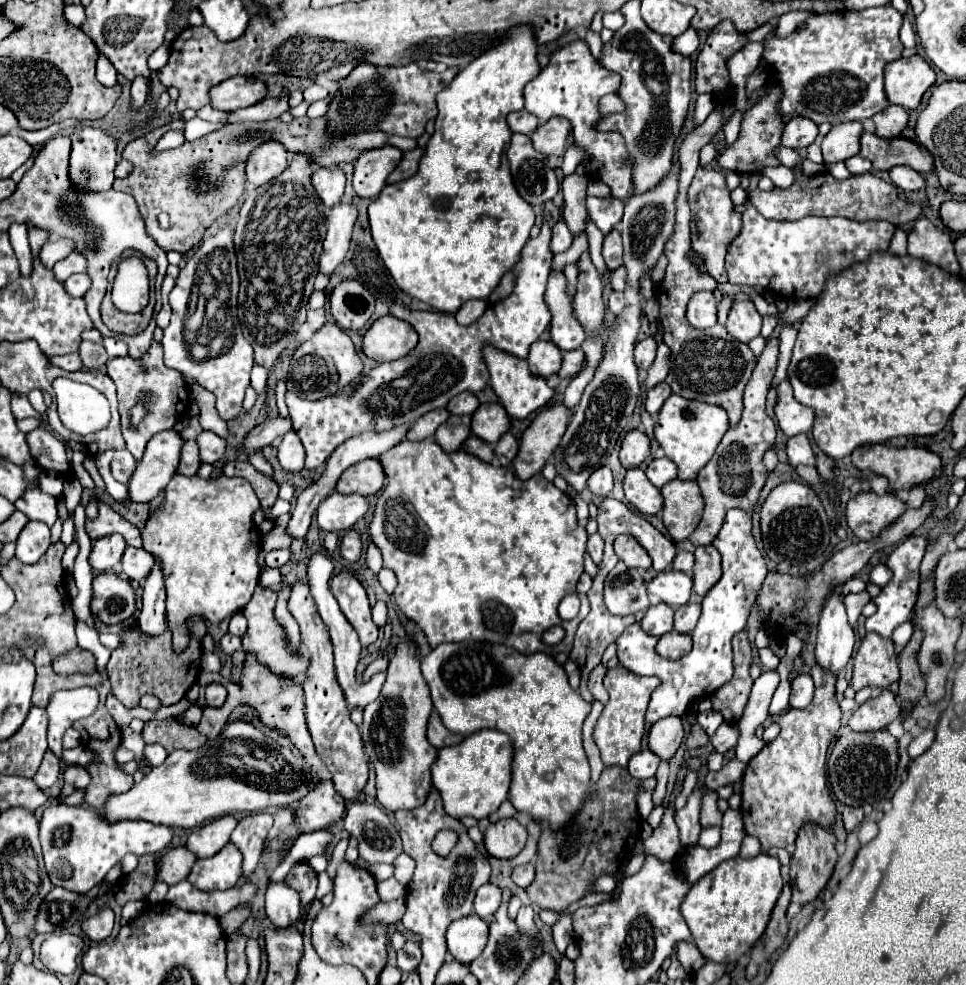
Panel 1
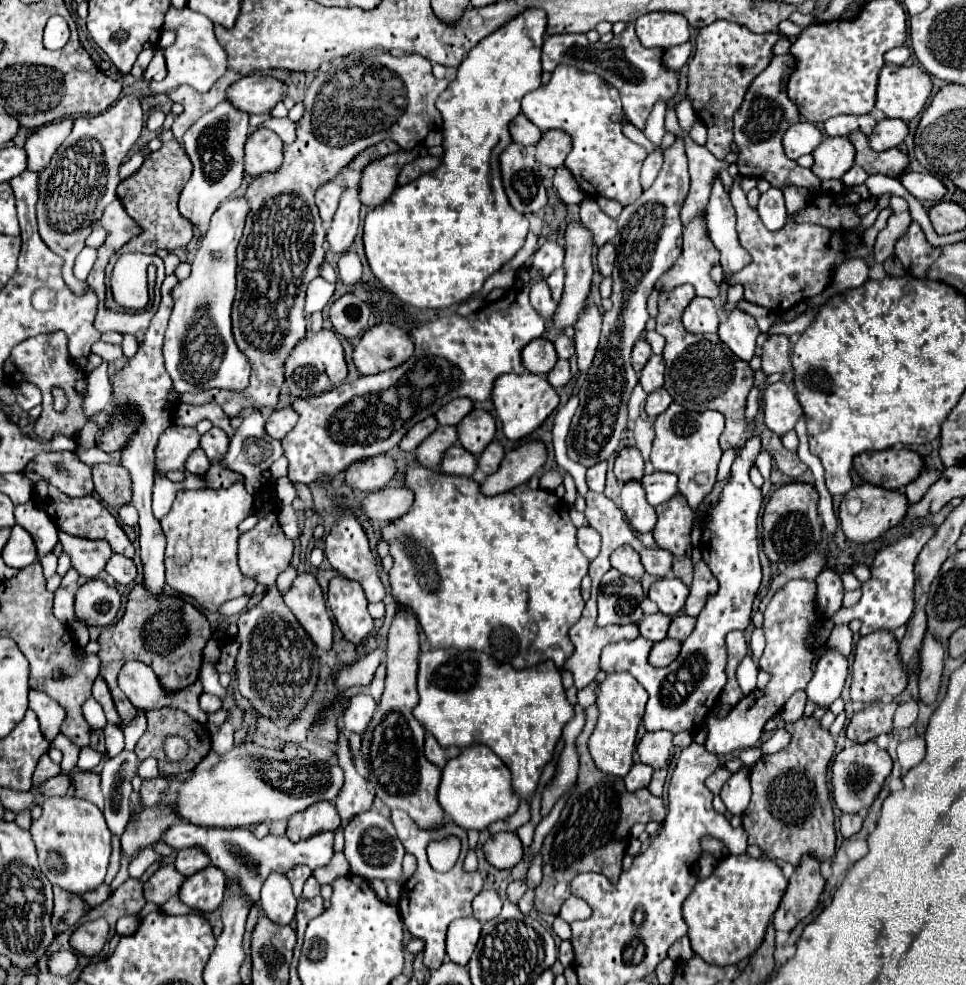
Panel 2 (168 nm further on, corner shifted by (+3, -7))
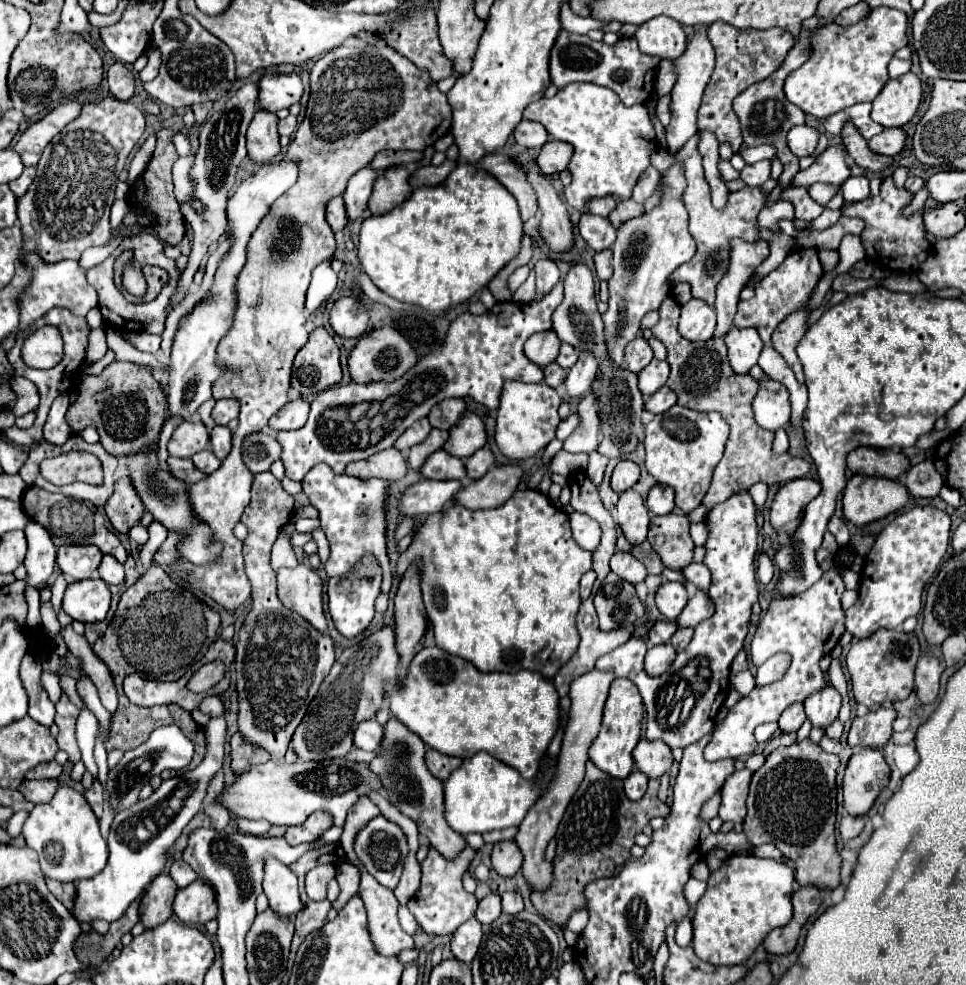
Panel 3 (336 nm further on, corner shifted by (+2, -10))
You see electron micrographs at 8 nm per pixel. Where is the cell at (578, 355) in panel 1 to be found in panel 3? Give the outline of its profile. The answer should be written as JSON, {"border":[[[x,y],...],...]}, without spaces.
{"border":[[[557,362],[545,366],[543,372],[545,372],[545,382],[547,382],[551,388],[559,388],[559,386],[565,382],[565,376],[567,376],[567,372],[565,372]]]}

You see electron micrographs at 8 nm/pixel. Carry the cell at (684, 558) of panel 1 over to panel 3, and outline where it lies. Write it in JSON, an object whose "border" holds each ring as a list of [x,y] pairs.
{"border":[[[689,564],[685,570],[683,570],[683,574],[687,576],[687,582],[691,584],[691,586],[697,586],[699,590],[703,590],[703,592],[707,592],[709,590],[709,584],[711,584],[711,572],[709,572],[709,568],[705,566],[705,564]]]}

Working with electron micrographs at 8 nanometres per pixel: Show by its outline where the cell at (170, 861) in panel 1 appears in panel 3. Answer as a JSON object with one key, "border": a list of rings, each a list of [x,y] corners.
{"border":[[[167,872],[159,874],[149,884],[149,890],[145,892],[139,904],[139,920],[145,928],[151,930],[173,916],[171,904],[173,904],[175,892],[177,892],[177,886]]]}

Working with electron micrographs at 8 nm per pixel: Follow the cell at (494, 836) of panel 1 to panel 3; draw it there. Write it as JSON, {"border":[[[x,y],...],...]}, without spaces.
{"border":[[[509,840],[509,842],[497,842],[491,854],[493,870],[499,876],[515,876],[521,870],[523,864],[523,854],[519,852],[519,846]]]}

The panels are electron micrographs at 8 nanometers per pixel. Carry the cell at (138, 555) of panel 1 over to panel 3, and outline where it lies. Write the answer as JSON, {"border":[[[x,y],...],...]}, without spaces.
{"border":[[[105,554],[103,560],[101,560],[101,564],[99,564],[99,576],[107,584],[123,584],[125,582],[125,568],[113,556]]]}

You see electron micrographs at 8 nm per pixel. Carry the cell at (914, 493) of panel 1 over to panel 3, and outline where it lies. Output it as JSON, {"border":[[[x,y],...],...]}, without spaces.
{"border":[[[919,462],[909,468],[905,486],[913,496],[935,498],[939,496],[939,490],[943,488],[943,478],[931,462]]]}

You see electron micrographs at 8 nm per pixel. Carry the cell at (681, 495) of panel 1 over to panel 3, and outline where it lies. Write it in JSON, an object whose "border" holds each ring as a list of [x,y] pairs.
{"border":[[[681,512],[651,518],[647,540],[659,554],[665,568],[683,570],[693,560],[693,540],[689,536],[689,520]]]}

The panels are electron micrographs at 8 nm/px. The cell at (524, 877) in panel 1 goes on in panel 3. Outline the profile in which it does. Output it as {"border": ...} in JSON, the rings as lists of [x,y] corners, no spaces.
{"border":[[[503,892],[503,912],[505,914],[517,914],[523,910],[523,898],[517,892]]]}

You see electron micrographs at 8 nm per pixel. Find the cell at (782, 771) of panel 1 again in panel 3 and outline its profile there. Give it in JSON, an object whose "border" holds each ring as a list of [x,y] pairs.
{"border":[[[803,740],[801,744],[771,752],[751,780],[743,832],[753,846],[771,842],[787,860],[795,862],[795,880],[799,886],[839,886],[841,856],[835,848],[837,768],[839,756],[825,754],[817,744]]]}

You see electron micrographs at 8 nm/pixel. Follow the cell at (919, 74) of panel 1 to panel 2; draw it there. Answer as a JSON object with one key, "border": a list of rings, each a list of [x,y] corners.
{"border":[[[884,65],[878,79],[876,109],[886,117],[910,121],[922,109],[932,93],[932,81],[918,65]]]}

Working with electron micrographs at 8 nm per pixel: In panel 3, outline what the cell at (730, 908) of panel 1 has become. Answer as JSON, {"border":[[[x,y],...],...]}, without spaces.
{"border":[[[753,854],[729,856],[715,872],[711,872],[707,890],[695,908],[695,916],[693,916],[695,954],[703,962],[707,960],[709,964],[715,964],[715,966],[743,964],[771,930],[781,928],[791,920],[793,880],[795,880],[795,870],[787,862],[777,862],[771,858],[757,858]]]}

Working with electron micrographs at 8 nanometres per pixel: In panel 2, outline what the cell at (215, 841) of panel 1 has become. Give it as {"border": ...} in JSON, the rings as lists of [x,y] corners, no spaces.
{"border":[[[182,849],[182,851],[178,851],[174,865],[184,877],[190,877],[190,875],[202,871],[202,867],[208,867],[210,857],[206,857],[202,853],[202,849]]]}

